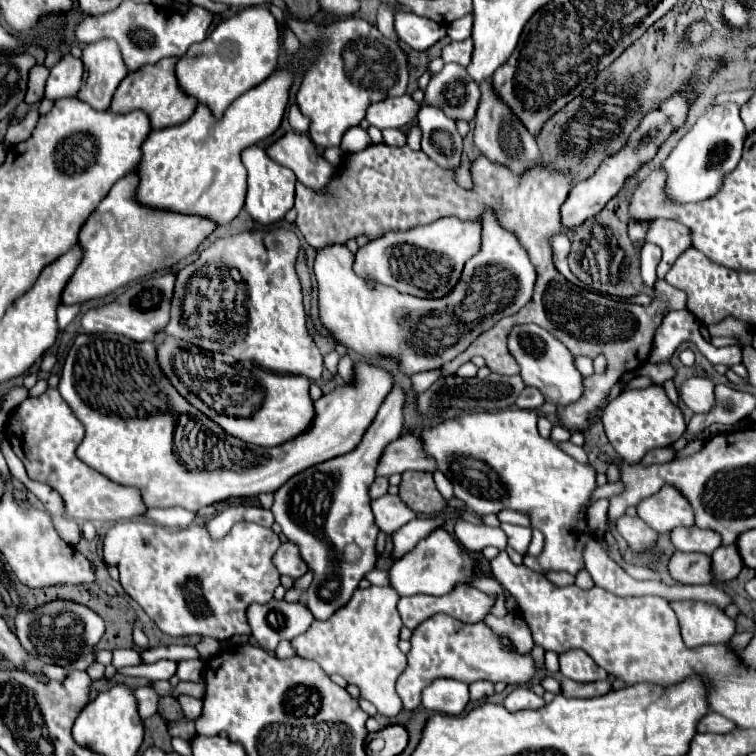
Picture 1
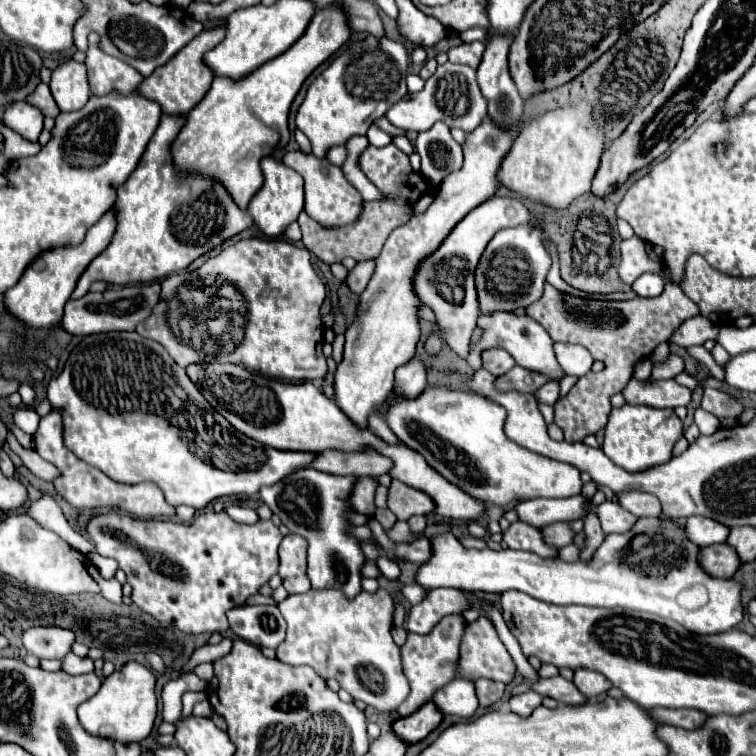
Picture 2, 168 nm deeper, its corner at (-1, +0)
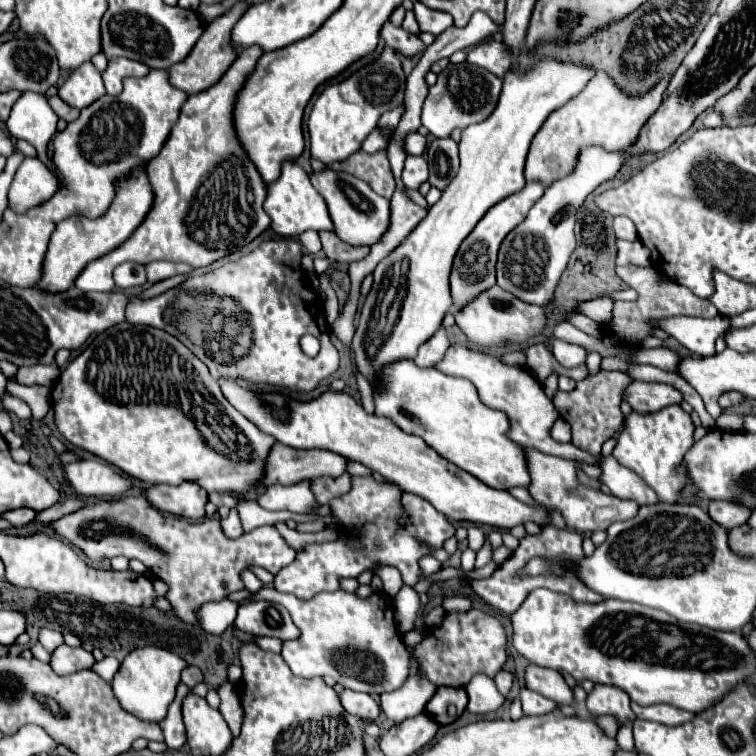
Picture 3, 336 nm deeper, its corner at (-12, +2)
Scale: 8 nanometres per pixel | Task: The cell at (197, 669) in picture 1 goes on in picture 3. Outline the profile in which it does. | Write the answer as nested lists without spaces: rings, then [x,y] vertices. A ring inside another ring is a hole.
[[[184,684],[178,686],[178,696],[176,700],[170,704],[168,708],[168,714],[164,716],[164,720],[160,720],[160,728],[164,732],[164,738],[166,738],[166,746],[170,750],[178,750],[184,746],[186,742],[186,730],[184,730],[184,724],[182,724],[182,712],[180,712],[180,704],[182,704],[182,698],[188,694],[188,688]]]

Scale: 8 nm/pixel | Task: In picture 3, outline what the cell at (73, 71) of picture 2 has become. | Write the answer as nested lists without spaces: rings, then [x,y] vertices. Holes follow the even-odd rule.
[[[86,62],[80,68],[76,68],[70,74],[70,78],[58,88],[58,96],[66,104],[70,104],[78,110],[90,106],[92,102],[96,102],[104,94],[106,94],[106,90],[104,90],[104,84],[102,84],[102,76],[94,68],[92,62]]]

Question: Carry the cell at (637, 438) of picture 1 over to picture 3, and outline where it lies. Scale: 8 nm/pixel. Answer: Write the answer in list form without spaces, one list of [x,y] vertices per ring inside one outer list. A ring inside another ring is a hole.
[[[668,406],[654,414],[636,414],[632,412],[626,422],[622,436],[618,436],[618,444],[614,448],[614,458],[634,470],[654,492],[660,502],[676,504],[684,486],[692,484],[688,470],[684,466],[684,456],[694,444],[694,424],[690,414],[686,414],[680,406]]]

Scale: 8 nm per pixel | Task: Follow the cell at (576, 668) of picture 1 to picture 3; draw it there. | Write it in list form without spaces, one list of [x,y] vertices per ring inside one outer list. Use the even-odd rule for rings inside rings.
[[[596,684],[594,690],[588,694],[586,706],[592,716],[604,716],[610,714],[618,720],[618,726],[624,726],[626,722],[634,722],[636,716],[630,708],[630,698],[626,692],[620,692],[612,686]]]

